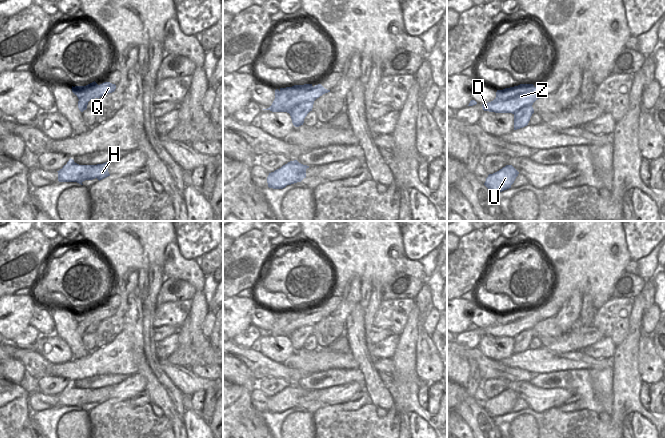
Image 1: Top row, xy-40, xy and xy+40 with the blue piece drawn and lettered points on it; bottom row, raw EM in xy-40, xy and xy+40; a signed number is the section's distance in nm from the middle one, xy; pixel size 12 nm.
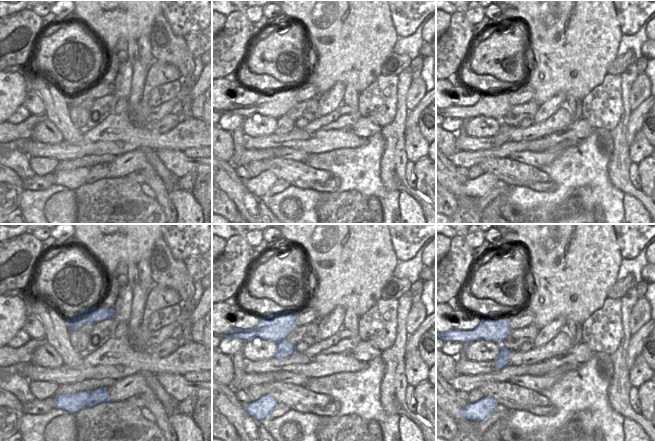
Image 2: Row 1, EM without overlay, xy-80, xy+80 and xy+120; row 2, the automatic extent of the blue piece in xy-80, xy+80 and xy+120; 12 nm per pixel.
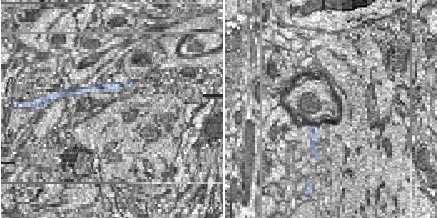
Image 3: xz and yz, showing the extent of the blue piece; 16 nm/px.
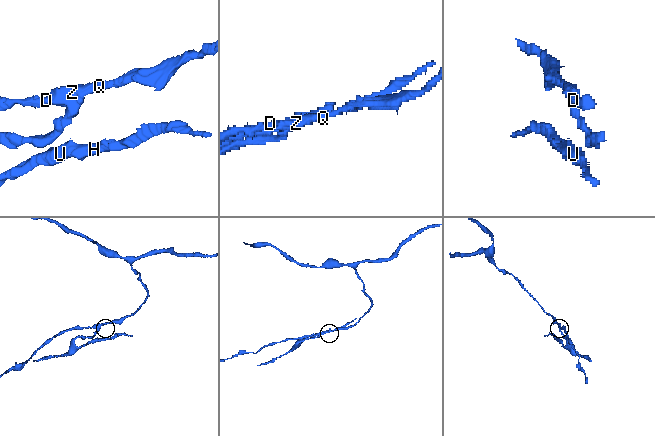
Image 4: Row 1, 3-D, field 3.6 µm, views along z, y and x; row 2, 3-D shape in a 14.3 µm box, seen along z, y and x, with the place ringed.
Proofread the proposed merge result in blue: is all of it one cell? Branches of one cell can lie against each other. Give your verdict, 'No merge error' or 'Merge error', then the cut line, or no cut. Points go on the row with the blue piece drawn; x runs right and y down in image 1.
Merge error. Split along xy (293, 108), (300, 113), (296, 118), (295, 126).

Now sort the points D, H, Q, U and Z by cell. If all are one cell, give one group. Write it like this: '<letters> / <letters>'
D Q Z / H U

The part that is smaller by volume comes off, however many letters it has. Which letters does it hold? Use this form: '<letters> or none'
H, U

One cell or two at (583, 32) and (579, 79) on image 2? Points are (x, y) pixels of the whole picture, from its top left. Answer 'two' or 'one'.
one

